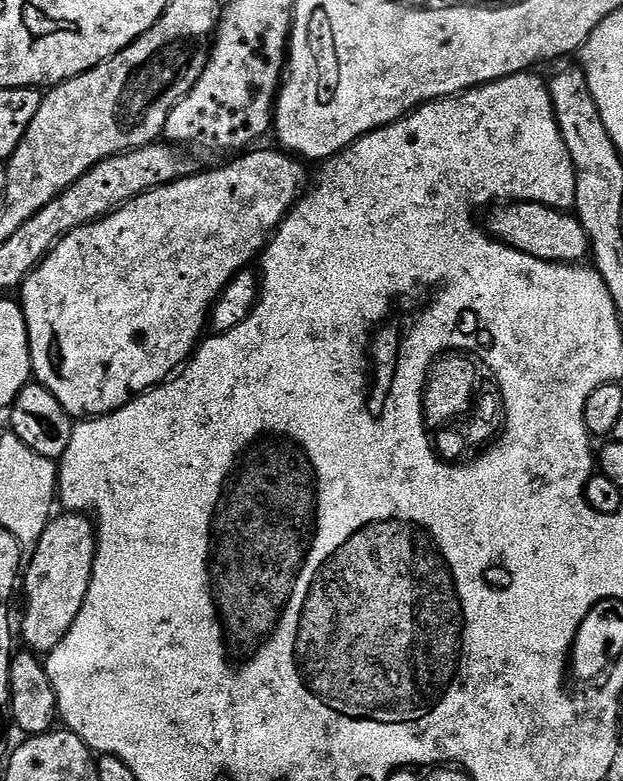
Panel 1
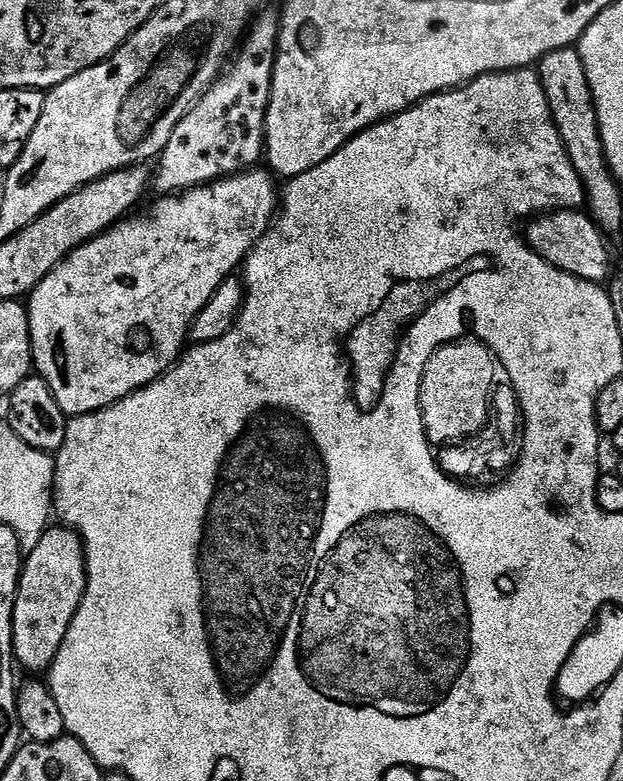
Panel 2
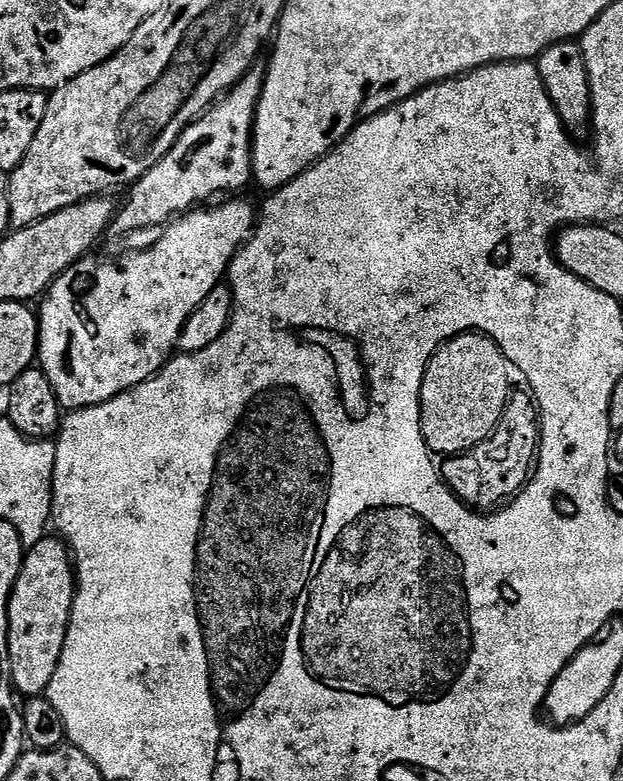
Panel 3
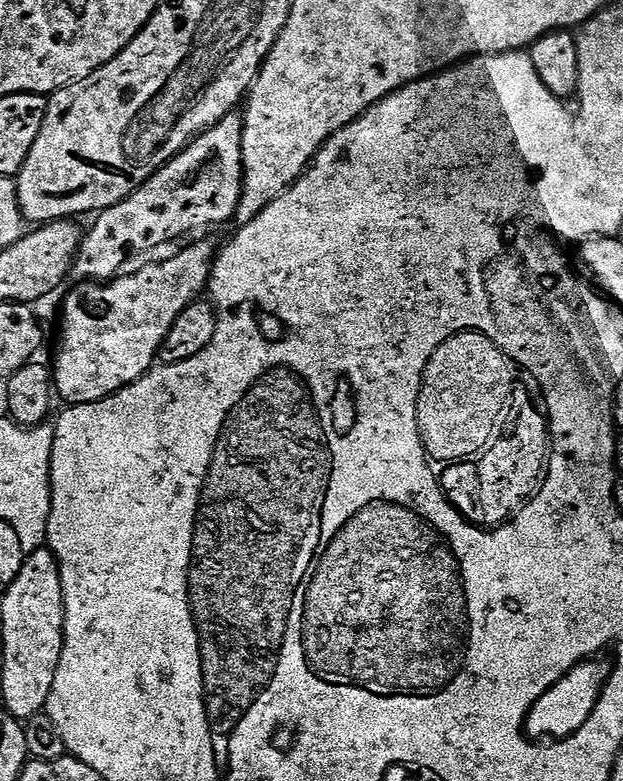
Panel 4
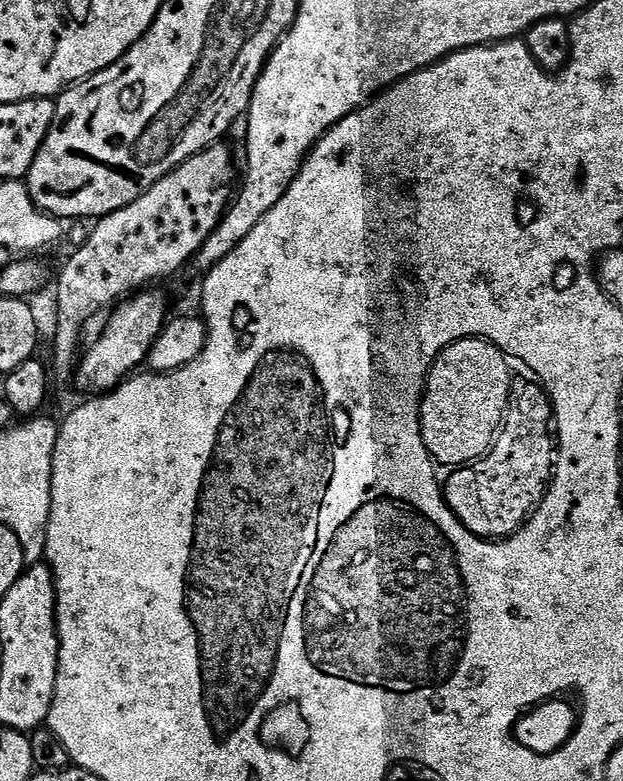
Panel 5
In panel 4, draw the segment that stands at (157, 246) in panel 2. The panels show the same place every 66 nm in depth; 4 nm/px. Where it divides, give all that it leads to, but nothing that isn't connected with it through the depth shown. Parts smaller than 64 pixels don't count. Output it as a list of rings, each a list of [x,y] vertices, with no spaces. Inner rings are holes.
[[[200,238],[189,248],[181,250],[169,260],[148,264],[137,272],[129,271],[103,286],[96,282],[84,282],[64,300],[64,329],[60,332],[60,349],[56,352],[54,364],[54,392],[65,401],[65,405],[89,404],[112,396],[118,390],[133,384],[138,378],[151,372],[157,363],[160,347],[164,344],[174,318],[186,310],[209,287],[214,263],[214,248],[208,238]]]

